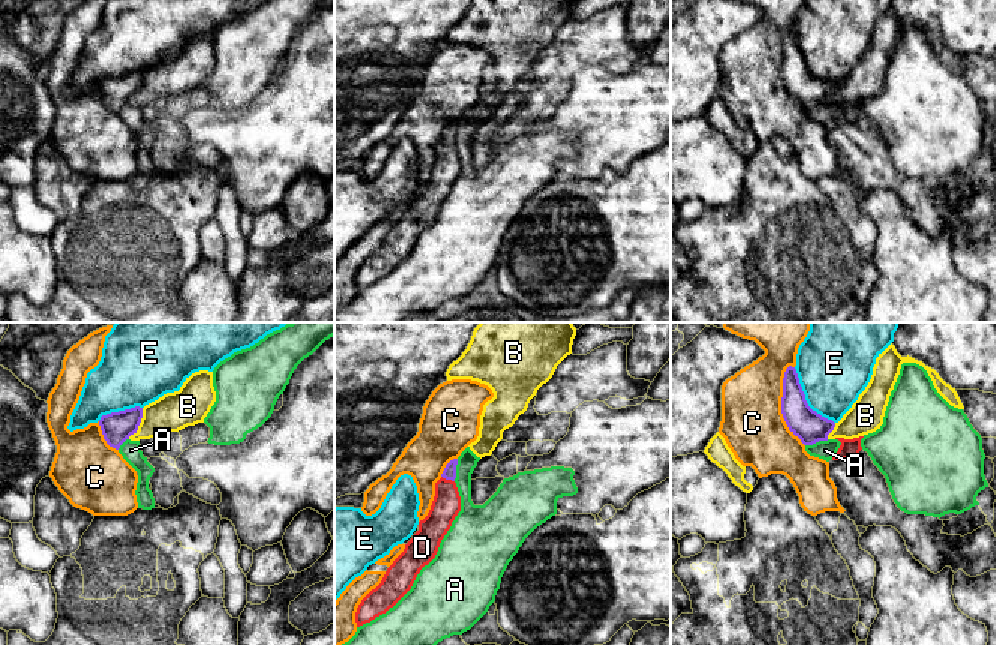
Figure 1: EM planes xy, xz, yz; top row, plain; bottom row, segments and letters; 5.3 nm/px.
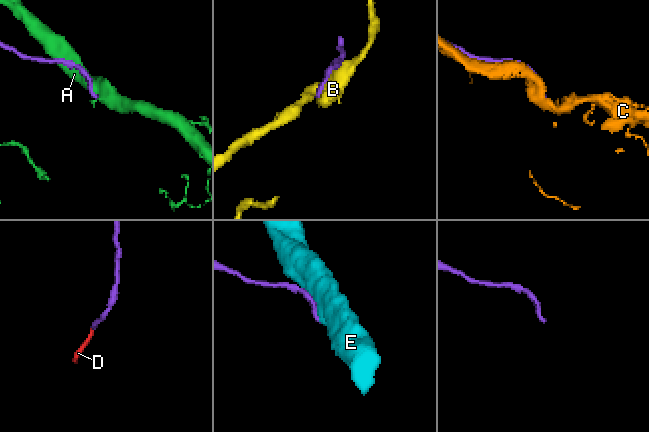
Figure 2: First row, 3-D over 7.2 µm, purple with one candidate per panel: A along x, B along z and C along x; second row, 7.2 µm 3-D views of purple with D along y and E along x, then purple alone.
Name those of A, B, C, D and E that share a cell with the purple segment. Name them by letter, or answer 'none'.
D

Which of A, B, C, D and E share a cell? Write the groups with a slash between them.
A / B / C / D / E

